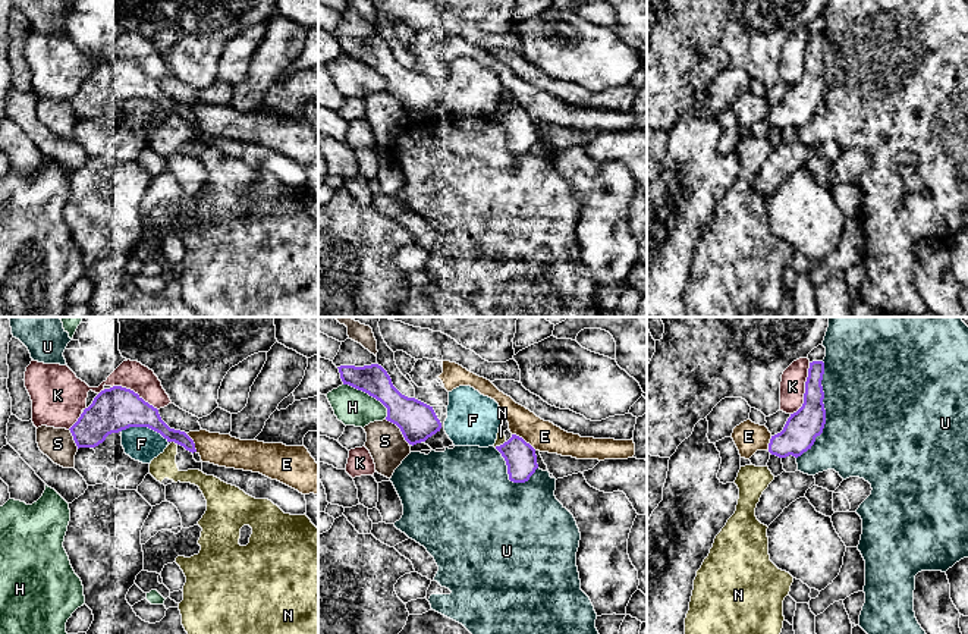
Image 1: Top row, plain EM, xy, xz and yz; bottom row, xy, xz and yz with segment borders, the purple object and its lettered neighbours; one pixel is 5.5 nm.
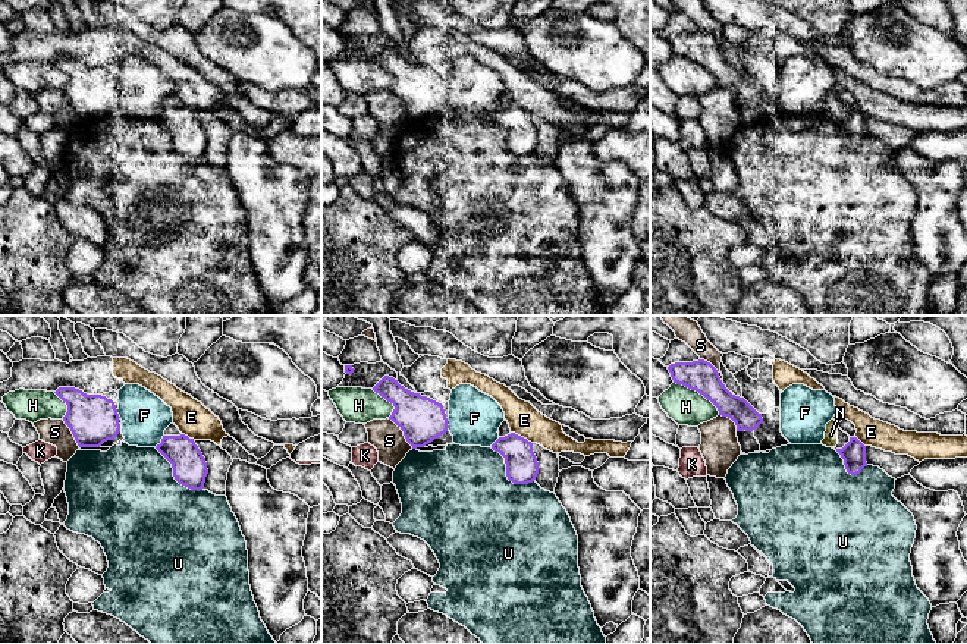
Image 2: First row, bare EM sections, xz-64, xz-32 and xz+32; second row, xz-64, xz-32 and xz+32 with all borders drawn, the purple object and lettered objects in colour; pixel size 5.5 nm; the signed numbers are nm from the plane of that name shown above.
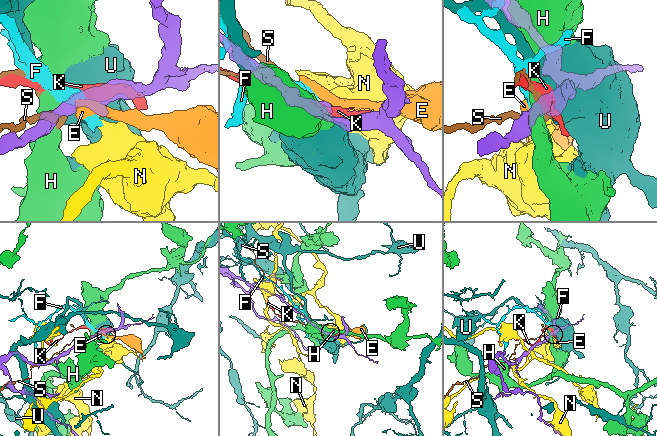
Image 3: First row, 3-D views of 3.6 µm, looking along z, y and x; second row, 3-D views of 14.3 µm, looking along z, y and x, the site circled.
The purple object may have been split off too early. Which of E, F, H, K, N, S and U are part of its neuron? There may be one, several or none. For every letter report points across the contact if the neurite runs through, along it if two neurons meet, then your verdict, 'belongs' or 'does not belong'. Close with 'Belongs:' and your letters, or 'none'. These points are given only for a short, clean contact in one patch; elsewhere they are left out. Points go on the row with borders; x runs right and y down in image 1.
E: along xz (512, 433), (536, 449) | does not belong
F: does not belong
H: does not belong
K: does not belong
N: along xy (172, 441), (175, 443) | does not belong
S: does not belong
U: does not belong
Belongs: none

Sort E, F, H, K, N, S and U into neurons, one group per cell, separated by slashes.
E / F / H / K / N / S / U

